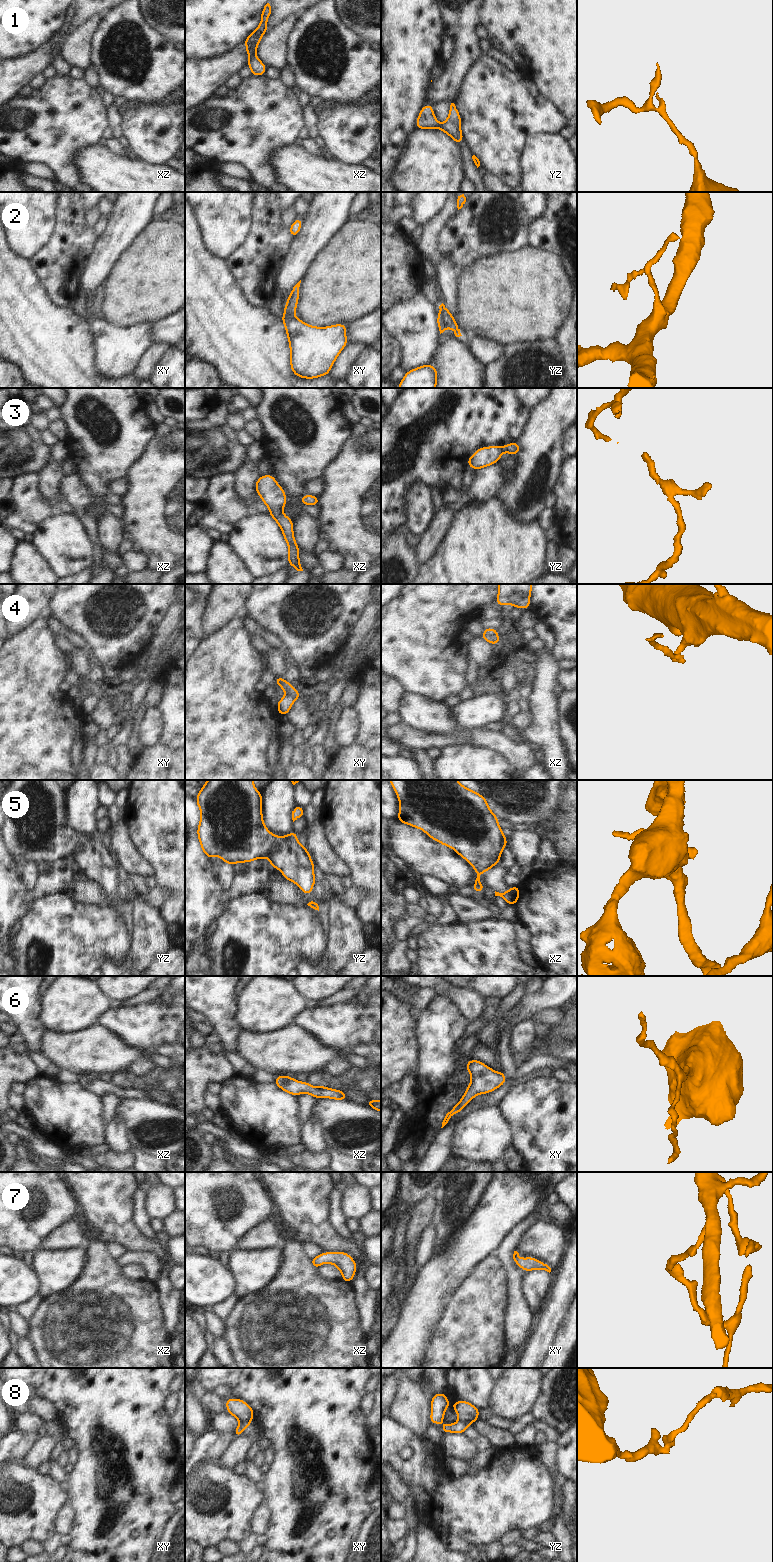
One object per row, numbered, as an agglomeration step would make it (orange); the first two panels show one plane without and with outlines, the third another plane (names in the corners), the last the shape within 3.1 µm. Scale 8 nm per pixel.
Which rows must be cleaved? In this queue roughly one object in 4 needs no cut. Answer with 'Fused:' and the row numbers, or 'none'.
Fused: 2, 4, 8.

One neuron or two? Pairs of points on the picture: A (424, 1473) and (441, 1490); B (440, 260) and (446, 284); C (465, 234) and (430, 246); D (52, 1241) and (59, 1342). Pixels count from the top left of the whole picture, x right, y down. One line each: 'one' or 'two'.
A: one
B: one
C: two
D: two

